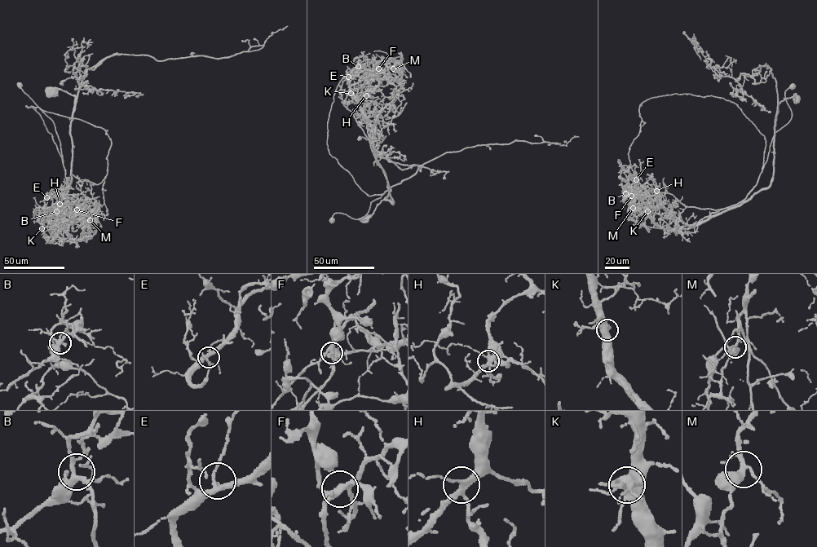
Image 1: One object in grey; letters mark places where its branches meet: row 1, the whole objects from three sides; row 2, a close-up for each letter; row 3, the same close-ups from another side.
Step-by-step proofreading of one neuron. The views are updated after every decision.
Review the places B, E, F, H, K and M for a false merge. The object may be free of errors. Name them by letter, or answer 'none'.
F

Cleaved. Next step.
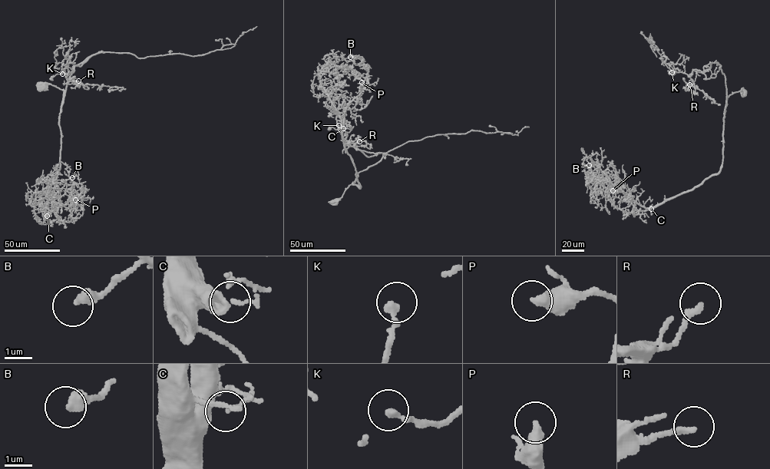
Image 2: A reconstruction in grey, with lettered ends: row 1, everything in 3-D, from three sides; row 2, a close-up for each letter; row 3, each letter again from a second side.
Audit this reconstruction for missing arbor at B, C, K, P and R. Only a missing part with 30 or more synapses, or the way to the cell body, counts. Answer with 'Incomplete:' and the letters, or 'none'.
Incomplete: none

